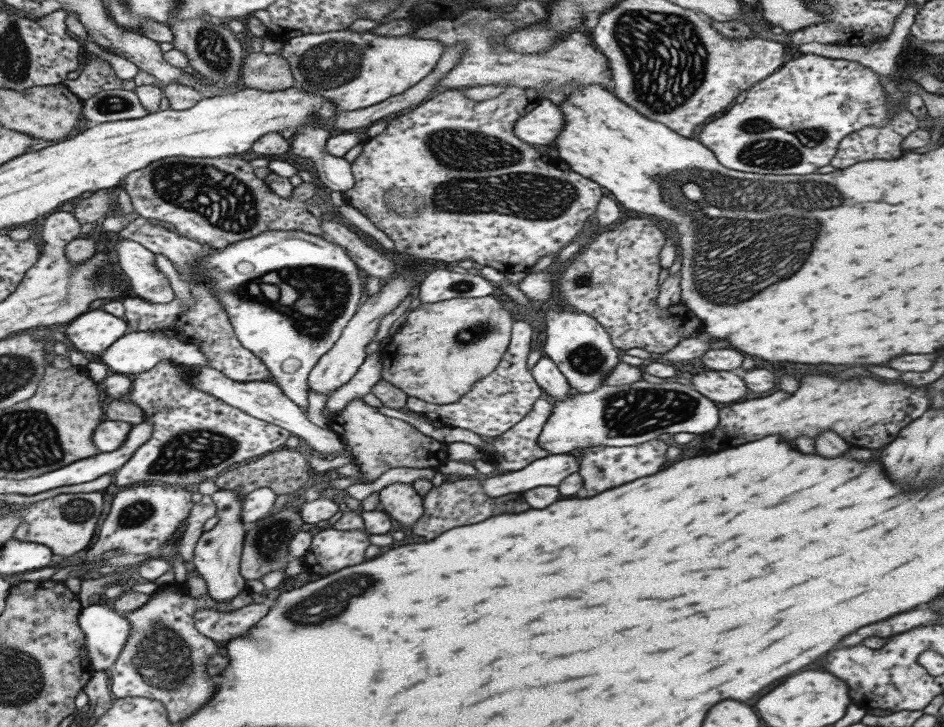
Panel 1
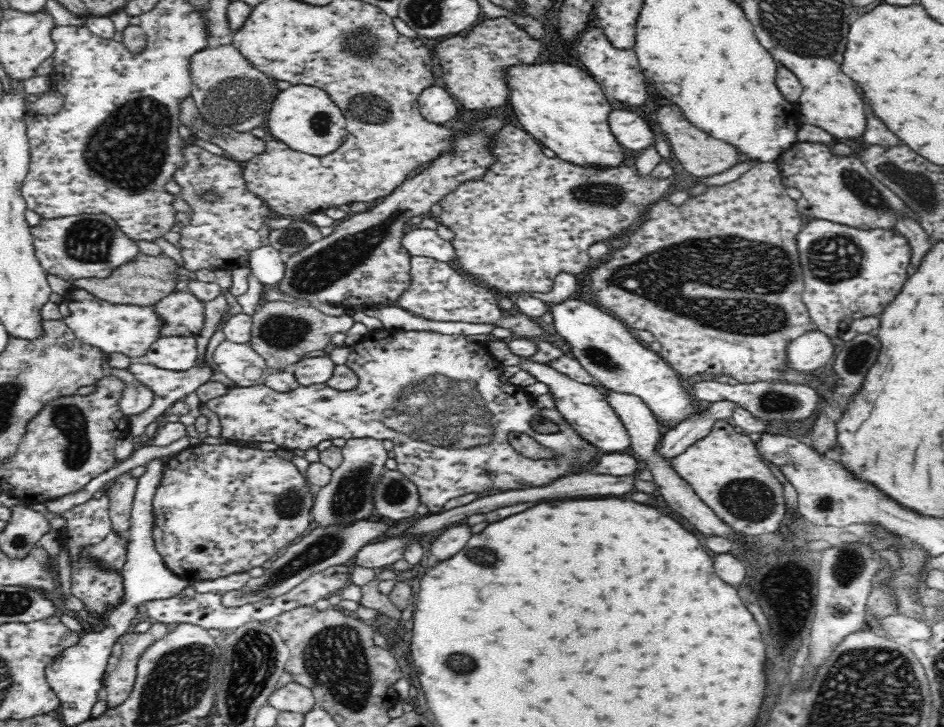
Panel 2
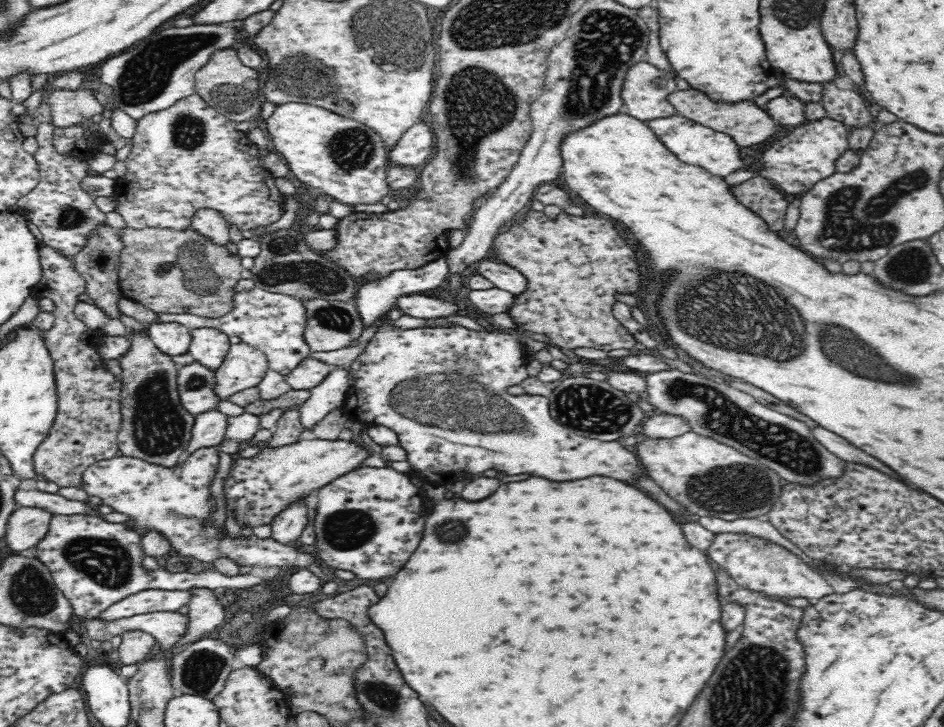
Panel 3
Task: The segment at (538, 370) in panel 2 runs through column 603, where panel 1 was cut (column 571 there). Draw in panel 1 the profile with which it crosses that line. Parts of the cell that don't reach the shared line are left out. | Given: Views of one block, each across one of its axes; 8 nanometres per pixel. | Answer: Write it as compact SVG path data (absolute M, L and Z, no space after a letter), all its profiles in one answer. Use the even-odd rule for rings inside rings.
M644 379L631 384L600 386L593 392L572 391L565 400L555 401L538 445L550 454L598 445L621 447L657 439L661 434L678 432L702 434L720 424L718 406L697 392L692 385L680 382L652 384Z

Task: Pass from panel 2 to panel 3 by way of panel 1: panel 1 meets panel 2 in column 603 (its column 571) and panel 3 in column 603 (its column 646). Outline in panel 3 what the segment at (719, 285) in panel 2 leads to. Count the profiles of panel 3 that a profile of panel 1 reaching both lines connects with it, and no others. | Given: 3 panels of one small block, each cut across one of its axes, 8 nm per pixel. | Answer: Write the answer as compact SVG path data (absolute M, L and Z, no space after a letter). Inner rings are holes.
M532 208L525 210L527 212L523 221L517 222L515 226L510 226L508 230L504 230L502 233L498 233L493 240L494 256L498 261L506 263L516 270L519 270L527 279L526 290L519 295L515 295L513 305L508 309L509 315L514 319L517 327L527 332L534 332L535 334L544 334L551 339L552 345L558 348L564 349L576 349L576 348L595 348L598 350L606 351L611 350L631 350L634 349L636 340L634 336L628 332L626 328L612 315L612 305L618 301L614 295L617 292L622 294L634 294L638 290L642 290L642 284L640 284L640 264L636 260L636 254L632 252L632 248L628 246L628 242L620 236L620 232L614 228L614 224L610 220L604 220L602 217L577 217L561 211L558 216L552 220L546 216L544 211L535 211Z

